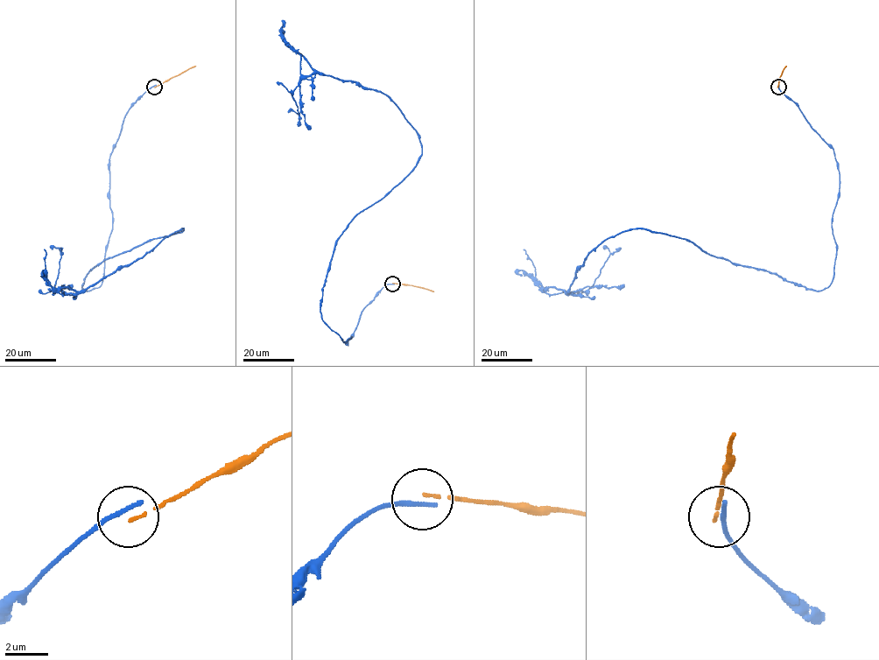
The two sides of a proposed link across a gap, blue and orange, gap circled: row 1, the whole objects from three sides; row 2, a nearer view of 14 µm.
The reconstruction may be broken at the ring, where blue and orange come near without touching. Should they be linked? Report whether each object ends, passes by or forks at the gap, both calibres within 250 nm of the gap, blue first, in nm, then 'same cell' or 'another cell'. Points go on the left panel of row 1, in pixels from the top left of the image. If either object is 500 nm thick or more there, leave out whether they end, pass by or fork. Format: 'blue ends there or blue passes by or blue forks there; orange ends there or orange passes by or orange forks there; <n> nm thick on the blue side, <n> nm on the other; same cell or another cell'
blue ends there; orange ends there; 260 nm thick on the blue side, 140 nm on the other; another cell

